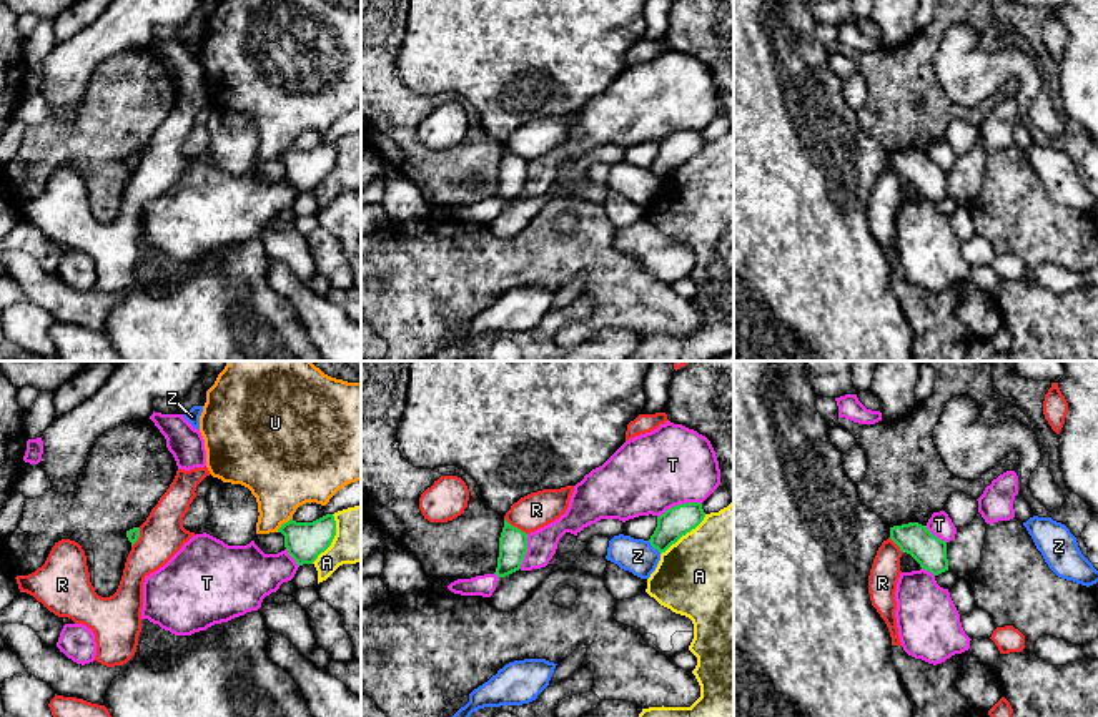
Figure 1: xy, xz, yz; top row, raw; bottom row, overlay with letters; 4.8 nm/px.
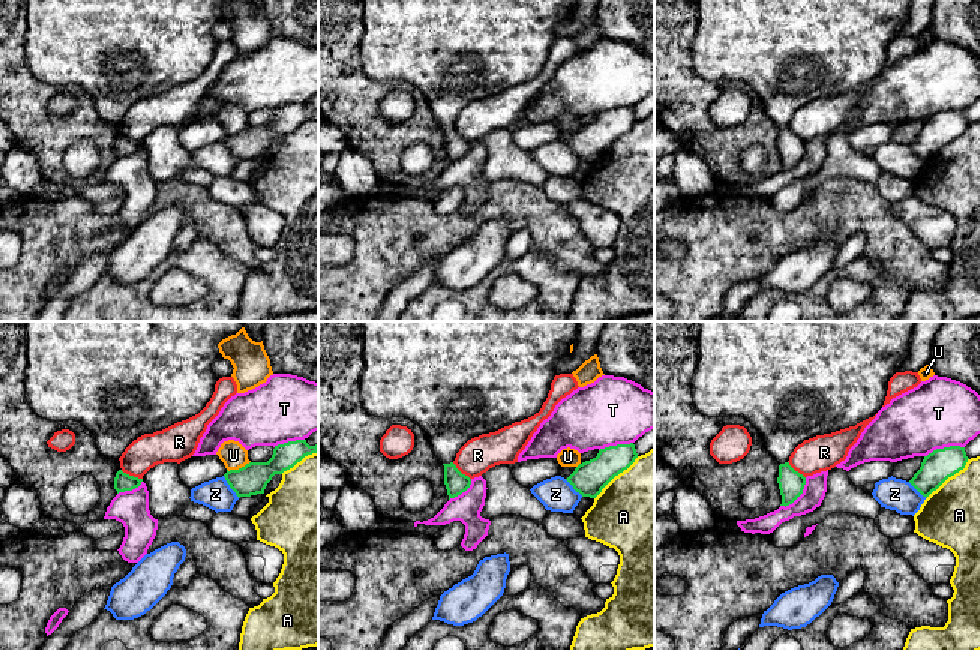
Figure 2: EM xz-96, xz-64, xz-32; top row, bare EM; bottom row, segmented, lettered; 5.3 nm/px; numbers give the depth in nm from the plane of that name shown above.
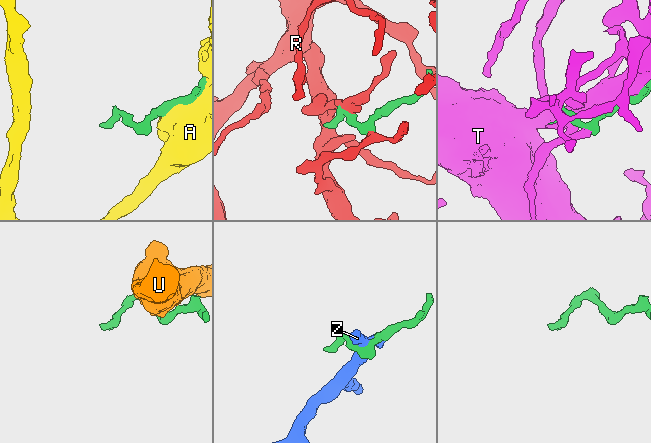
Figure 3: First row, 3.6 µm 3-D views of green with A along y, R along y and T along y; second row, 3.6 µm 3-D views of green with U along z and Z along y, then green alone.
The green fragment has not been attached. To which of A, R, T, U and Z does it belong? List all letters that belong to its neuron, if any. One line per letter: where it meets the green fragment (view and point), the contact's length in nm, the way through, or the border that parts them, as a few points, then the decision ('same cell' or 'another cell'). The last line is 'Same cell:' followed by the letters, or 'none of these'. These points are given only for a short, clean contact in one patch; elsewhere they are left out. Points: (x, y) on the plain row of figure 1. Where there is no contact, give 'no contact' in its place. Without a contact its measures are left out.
A: xy (333, 165) | 260 nm | another cell
R: xz (516, 155) | 140 nm | another cell
T: xz (679, 132) | 220 nm | another cell
U: xy (283, 152) | 100 nm | another cell
Z: xz (654, 175) | 90 nm | another cell
Same cell: none of these

